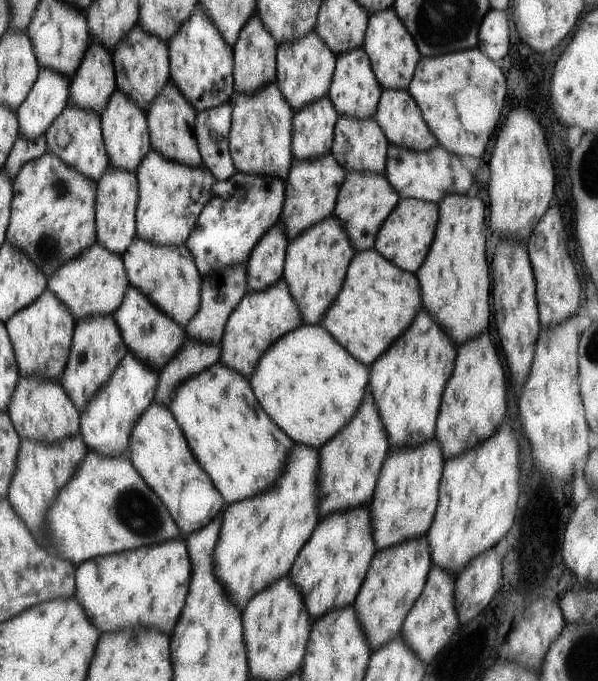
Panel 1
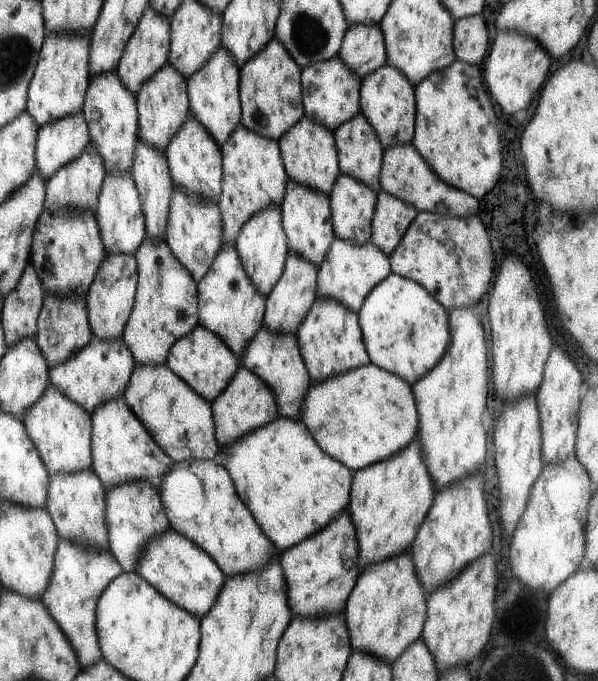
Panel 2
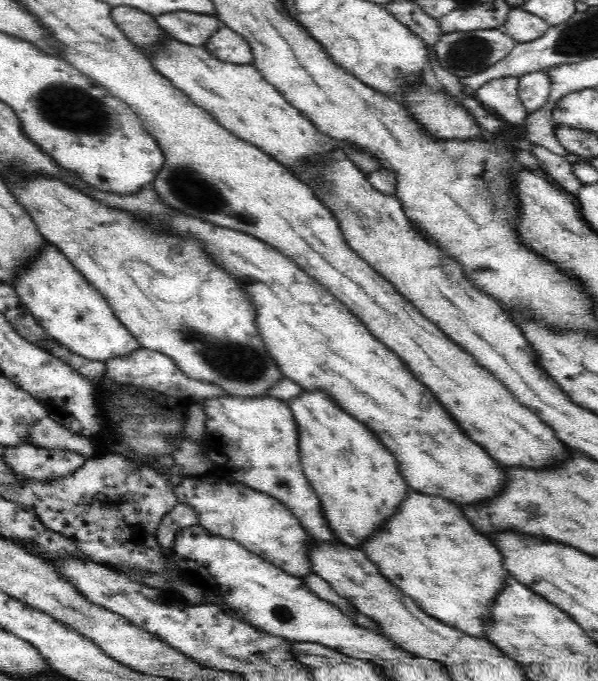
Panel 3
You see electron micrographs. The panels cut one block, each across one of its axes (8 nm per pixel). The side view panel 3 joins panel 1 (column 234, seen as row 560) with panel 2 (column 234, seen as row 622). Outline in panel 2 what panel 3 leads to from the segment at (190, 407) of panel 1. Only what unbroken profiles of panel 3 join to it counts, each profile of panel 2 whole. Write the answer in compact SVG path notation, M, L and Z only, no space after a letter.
M274 418L265 426L252 430L237 442L219 448L217 462L228 470L237 496L245 502L247 510L275 548L287 550L313 532L327 526L335 516L347 508L351 472L337 460L329 458L311 438L306 426L297 419Z

